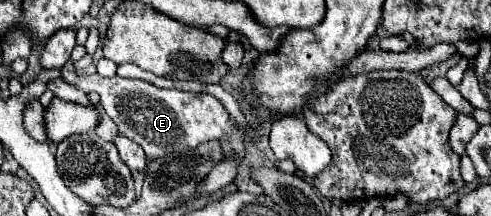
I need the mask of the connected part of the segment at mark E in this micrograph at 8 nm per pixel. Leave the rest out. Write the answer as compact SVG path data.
M72 63L62 67L62 77L64 81L78 85L86 93L96 91L102 99L102 109L118 125L118 131L130 141L136 141L144 149L148 159L158 159L164 157L166 153L190 149L194 145L200 145L202 141L212 141L212 139L230 141L236 153L244 153L246 149L244 137L232 127L228 111L218 99L210 95L180 91L180 89L160 89L148 81L122 79L118 75L110 79L100 77L98 73L90 77L78 77L74 75Z

